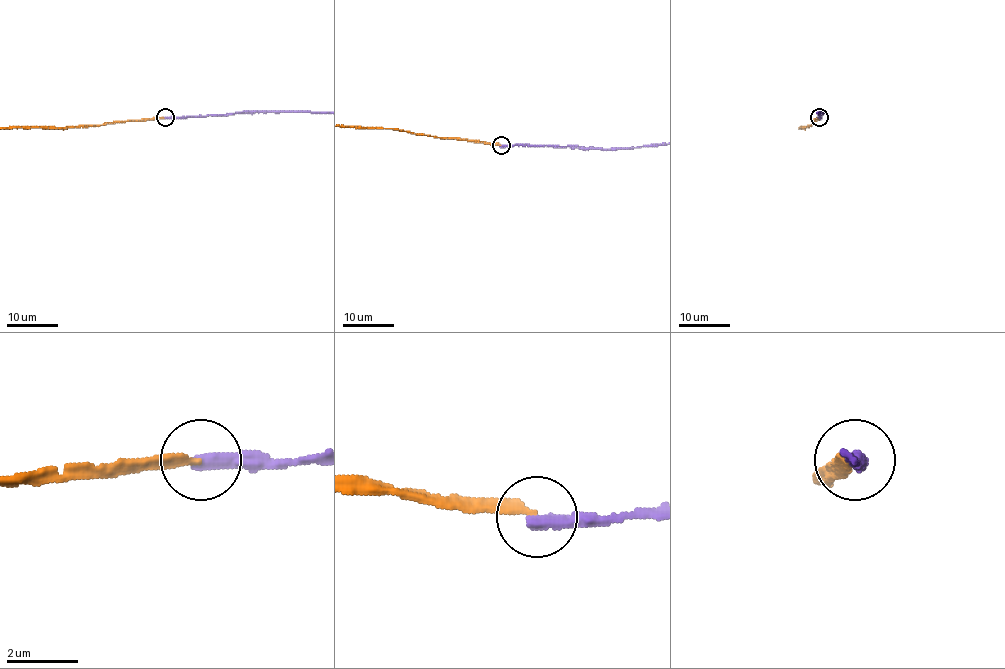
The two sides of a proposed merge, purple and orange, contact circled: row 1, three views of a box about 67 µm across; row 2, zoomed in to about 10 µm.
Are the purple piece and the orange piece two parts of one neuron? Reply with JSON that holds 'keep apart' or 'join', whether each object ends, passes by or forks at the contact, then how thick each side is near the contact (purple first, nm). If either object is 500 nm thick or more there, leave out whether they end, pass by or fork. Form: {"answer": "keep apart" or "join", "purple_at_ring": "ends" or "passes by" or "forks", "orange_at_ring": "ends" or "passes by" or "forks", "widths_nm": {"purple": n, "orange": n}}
{"answer": "keep apart", "purple_at_ring": "ends", "orange_at_ring": "ends", "widths_nm": {"purple": 440, "orange": 220}}

